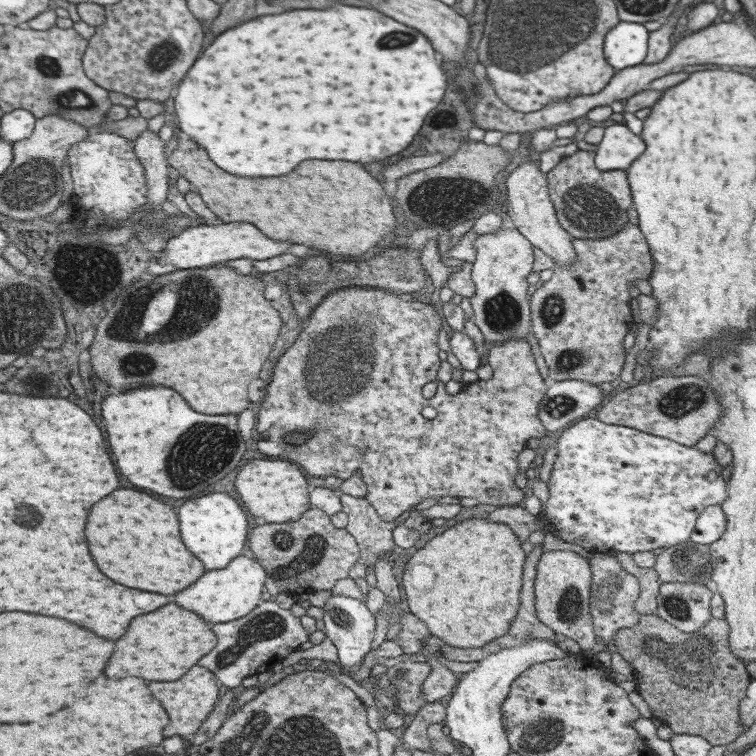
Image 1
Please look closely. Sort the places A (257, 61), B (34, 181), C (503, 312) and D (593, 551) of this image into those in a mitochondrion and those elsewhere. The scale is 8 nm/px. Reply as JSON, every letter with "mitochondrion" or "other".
{"A":"other","B":"mitochondrion","C":"mitochondrion","D":"other"}

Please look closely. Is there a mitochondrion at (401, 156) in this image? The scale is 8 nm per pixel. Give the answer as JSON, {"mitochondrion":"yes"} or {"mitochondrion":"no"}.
{"mitochondrion":"no"}

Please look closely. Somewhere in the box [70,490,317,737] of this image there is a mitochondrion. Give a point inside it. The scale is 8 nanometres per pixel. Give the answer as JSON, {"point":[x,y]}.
{"point":[267,626]}

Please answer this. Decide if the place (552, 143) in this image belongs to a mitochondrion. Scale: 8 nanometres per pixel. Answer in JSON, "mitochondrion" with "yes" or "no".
{"mitochondrion":"no"}

